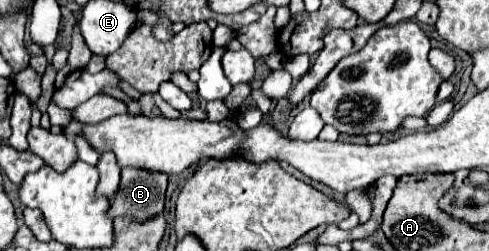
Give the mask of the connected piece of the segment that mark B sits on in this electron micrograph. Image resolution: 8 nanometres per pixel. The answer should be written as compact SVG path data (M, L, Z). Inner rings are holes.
M125 166L119 192L111 204L111 218L129 216L141 222L163 212L165 190L167 174Z

